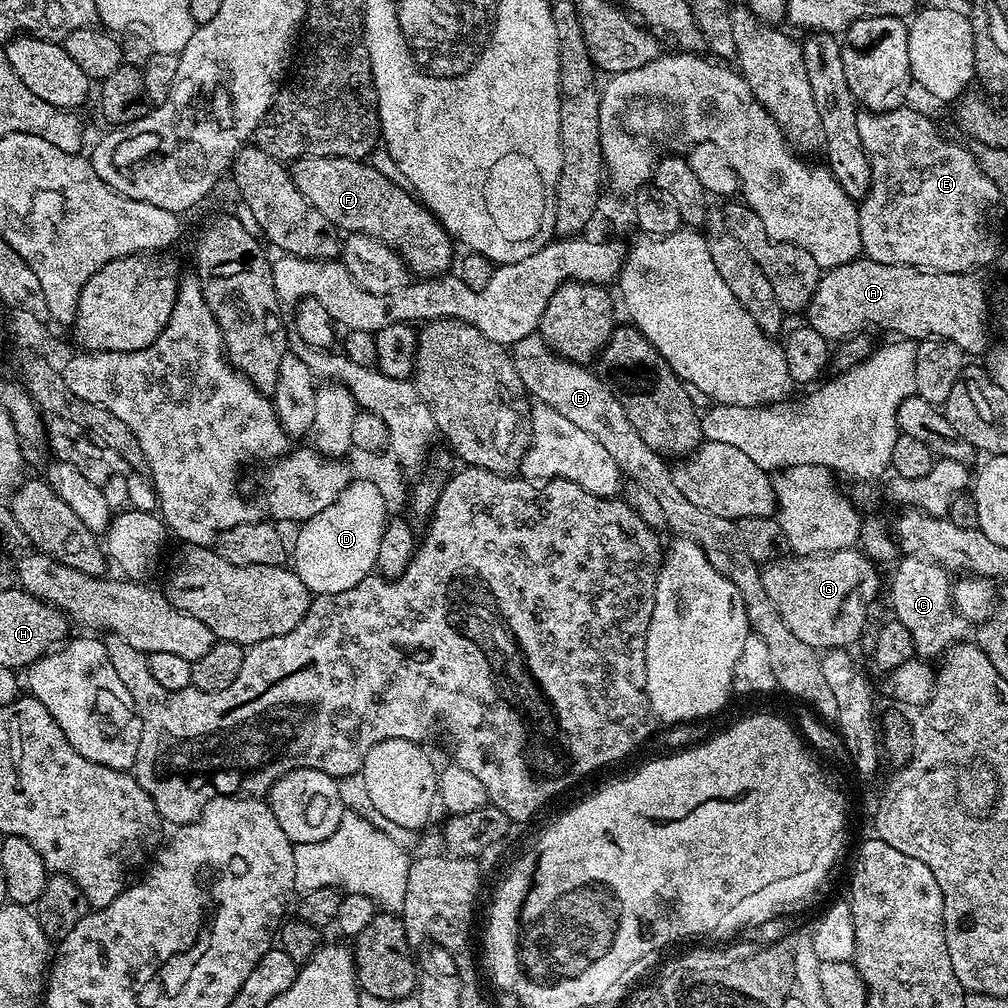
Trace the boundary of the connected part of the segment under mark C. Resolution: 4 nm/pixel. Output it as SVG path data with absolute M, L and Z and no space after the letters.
M914 554L899 559L894 567L890 586L892 614L902 622L902 626L906 626L914 641L914 654L919 659L937 659L952 643L966 642L975 637L975 623L962 618L952 606L952 578L947 569Z

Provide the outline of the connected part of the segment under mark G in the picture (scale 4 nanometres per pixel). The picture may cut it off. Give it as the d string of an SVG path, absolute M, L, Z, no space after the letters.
M847 548L837 552L824 552L821 556L793 555L791 558L773 560L761 571L760 577L770 602L795 637L814 649L827 650L848 648L863 634L864 623L868 620L868 607L875 602L876 595L880 592L880 576L876 573L876 568L877 565L863 551Z

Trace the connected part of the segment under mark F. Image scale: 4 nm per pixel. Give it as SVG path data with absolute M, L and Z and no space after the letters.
M303 156L291 165L290 173L294 186L341 233L361 232L381 240L386 246L393 248L404 259L408 271L416 278L435 278L443 276L452 264L452 247L454 241L446 229L436 221L436 215L407 187L395 184L384 172L371 168L371 163L337 156Z

